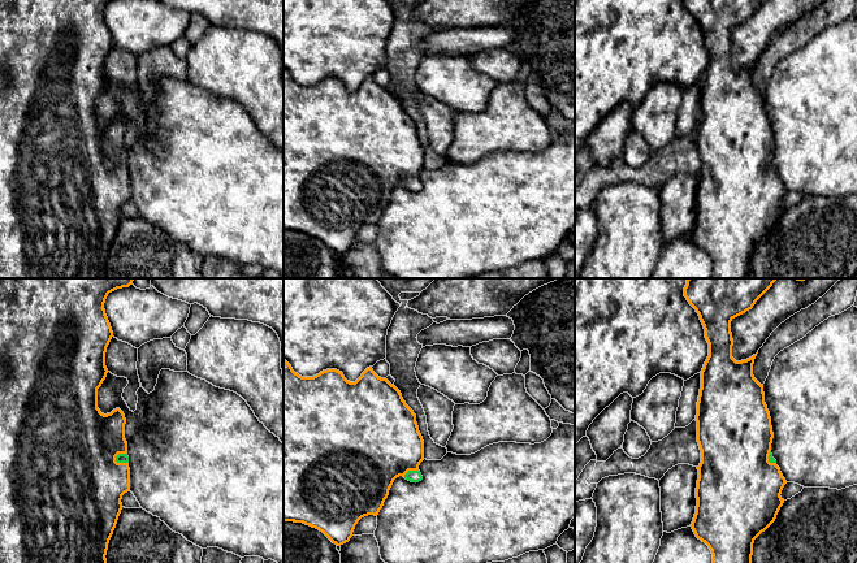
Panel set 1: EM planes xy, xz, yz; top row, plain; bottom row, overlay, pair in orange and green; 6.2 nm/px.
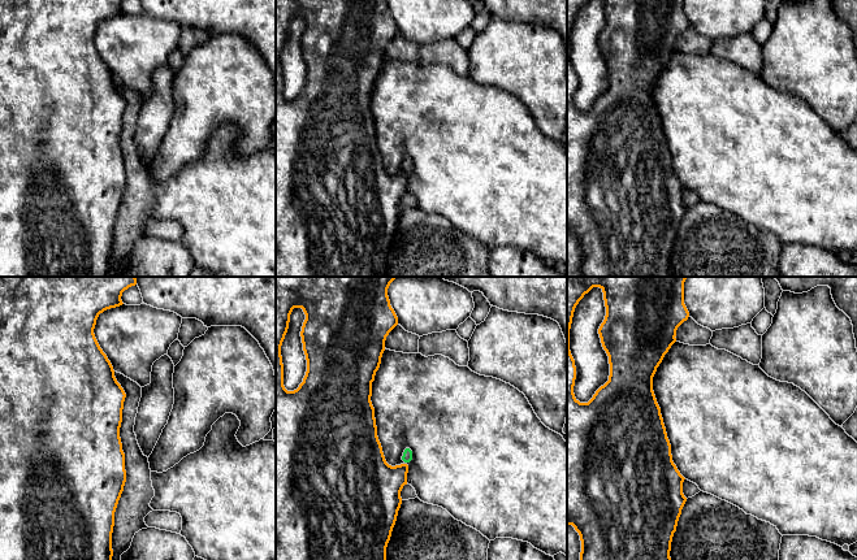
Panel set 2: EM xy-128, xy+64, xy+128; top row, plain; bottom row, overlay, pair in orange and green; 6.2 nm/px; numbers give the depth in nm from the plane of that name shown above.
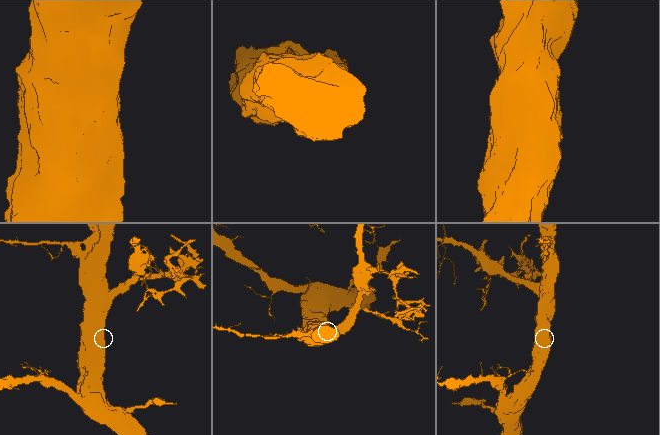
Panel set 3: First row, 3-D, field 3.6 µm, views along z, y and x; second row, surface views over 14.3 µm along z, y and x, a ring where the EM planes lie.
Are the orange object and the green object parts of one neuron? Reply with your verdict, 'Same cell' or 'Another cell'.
Same cell

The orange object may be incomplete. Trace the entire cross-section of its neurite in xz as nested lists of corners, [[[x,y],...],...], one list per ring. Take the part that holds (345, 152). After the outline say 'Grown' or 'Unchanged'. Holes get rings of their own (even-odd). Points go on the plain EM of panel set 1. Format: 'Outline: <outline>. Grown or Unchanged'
Outline: [[[283,69],[283,230],[303,231],[316,237],[333,252],[341,255],[350,250],[355,234],[362,226],[378,224],[397,186],[403,185],[411,191],[423,189],[419,179],[419,174],[423,169],[424,150],[419,140],[416,124],[403,109],[401,100],[386,87],[378,86],[372,75],[367,77],[355,91],[350,91],[345,87],[343,82],[337,78],[326,78],[313,86],[302,86]]]. Grown

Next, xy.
Outline: [[[0,0],[0,278],[107,278],[107,259],[122,218],[122,204],[130,199],[130,177],[127,151],[125,148],[126,127],[120,117],[101,122],[98,117],[98,98],[107,86],[107,56],[113,40],[105,23],[104,12],[112,0]]]. Grown

